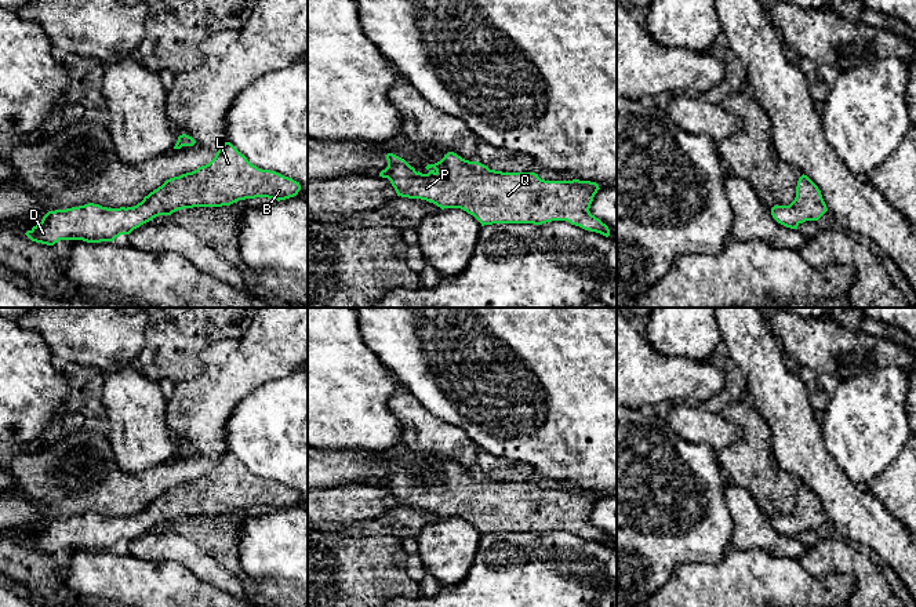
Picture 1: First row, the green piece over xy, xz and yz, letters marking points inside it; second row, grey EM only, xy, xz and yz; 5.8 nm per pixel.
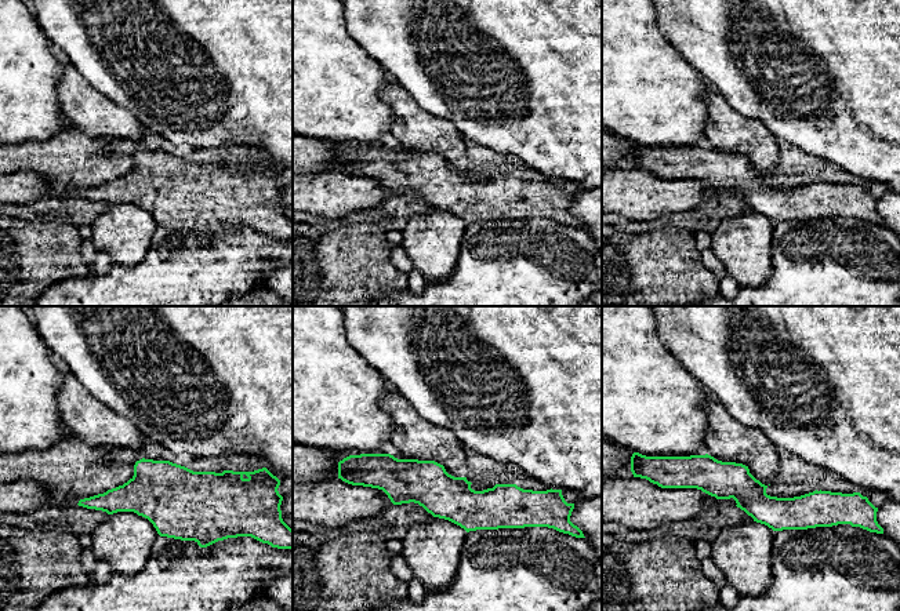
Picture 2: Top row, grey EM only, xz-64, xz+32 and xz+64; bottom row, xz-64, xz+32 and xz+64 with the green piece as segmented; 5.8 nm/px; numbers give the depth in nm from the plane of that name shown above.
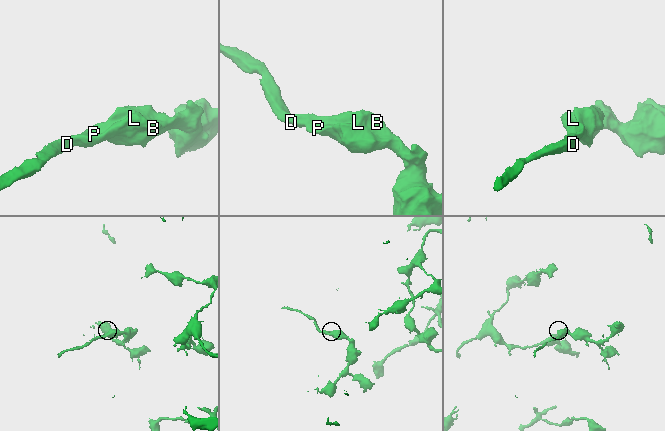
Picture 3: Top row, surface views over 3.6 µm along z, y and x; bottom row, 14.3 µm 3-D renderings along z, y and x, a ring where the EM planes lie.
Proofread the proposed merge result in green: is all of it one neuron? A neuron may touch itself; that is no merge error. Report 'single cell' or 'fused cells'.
single cell

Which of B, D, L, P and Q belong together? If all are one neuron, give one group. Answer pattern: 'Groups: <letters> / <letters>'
Groups: B D L P Q

